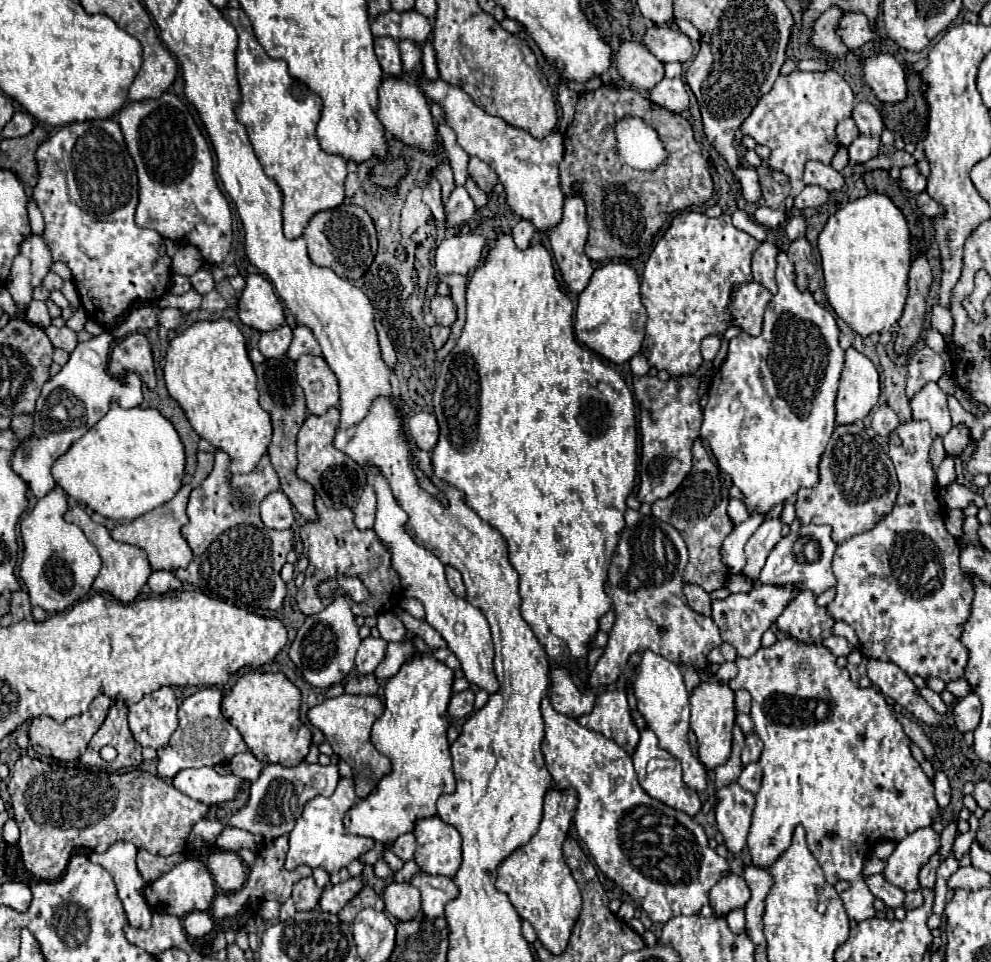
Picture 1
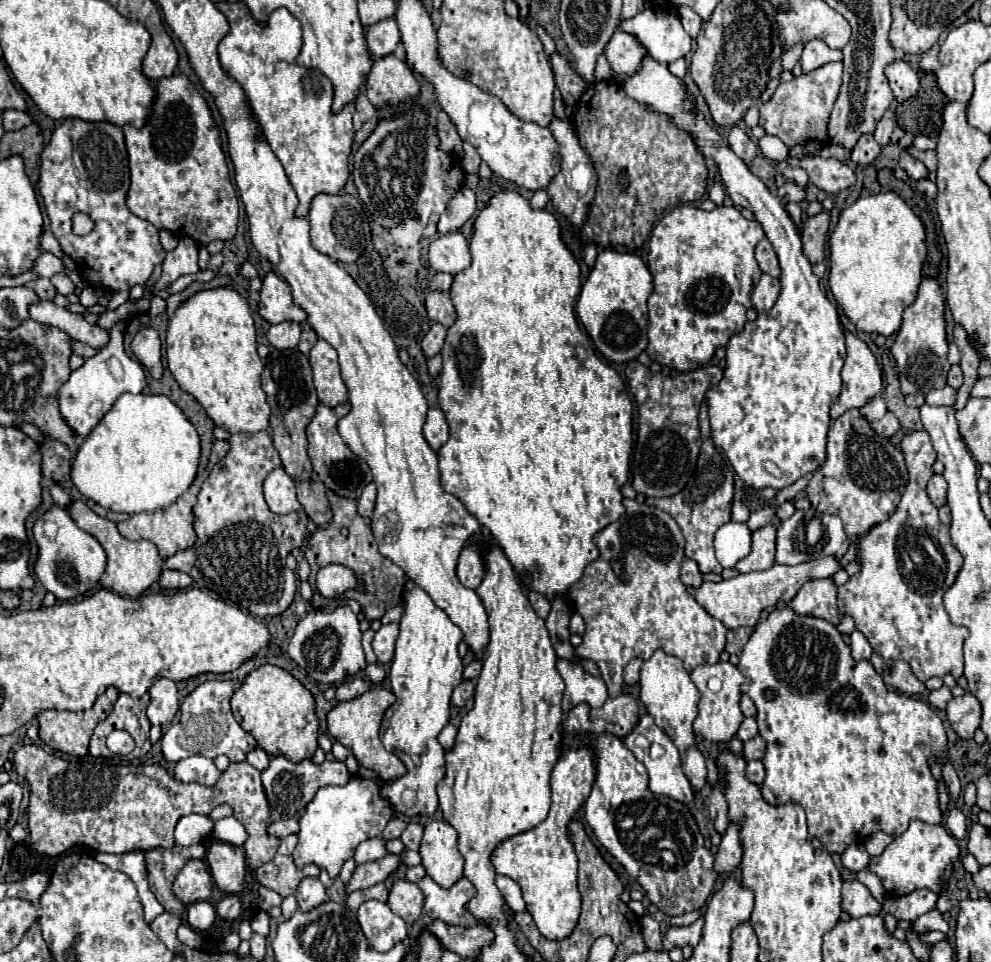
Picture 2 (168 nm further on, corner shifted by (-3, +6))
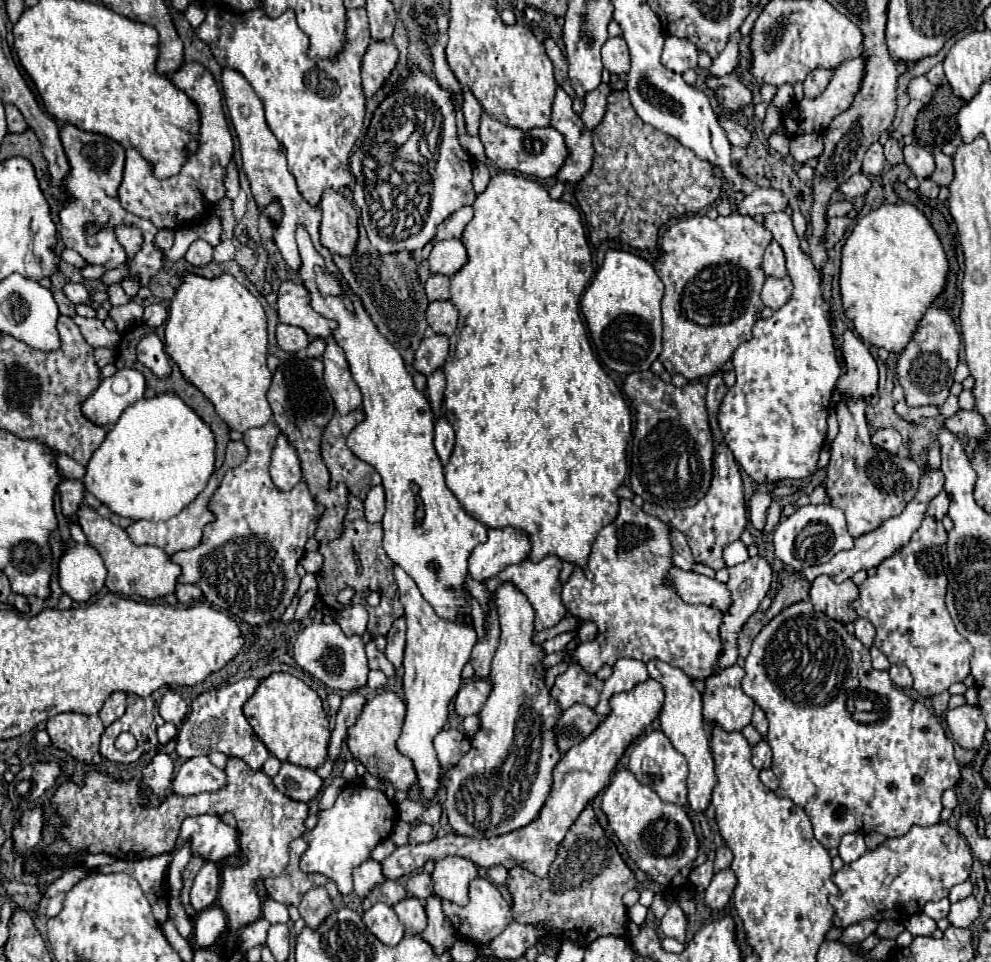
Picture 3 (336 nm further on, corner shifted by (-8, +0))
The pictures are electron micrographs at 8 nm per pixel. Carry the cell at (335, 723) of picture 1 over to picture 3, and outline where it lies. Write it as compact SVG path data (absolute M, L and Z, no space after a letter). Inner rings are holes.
M384 691L384 693L376 695L372 701L368 701L364 705L360 717L348 729L346 745L348 745L350 753L368 769L370 775L380 775L382 779L388 779L394 785L394 789L408 791L412 785L416 785L418 779L416 779L412 761L408 757L400 755L396 749L396 739L402 731L404 713L406 713L406 705L396 693Z

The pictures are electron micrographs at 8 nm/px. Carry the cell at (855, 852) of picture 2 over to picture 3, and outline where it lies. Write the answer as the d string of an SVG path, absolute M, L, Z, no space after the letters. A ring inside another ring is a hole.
M848 833L848 835L844 835L842 841L840 841L838 851L840 851L840 857L842 857L844 863L856 861L858 857L862 857L868 851L866 843L864 843L864 835L860 835L860 833Z

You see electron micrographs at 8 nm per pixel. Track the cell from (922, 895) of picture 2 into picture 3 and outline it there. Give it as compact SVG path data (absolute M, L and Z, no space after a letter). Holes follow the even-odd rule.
M940 899L940 901L928 901L926 905L924 905L924 913L928 915L928 917L932 917L934 921L938 921L938 919L942 919L942 917L946 917L948 915L948 899Z

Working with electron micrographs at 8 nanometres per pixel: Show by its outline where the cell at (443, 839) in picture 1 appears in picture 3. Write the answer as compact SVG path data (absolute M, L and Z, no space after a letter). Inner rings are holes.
M448 855L440 859L432 871L434 891L442 899L448 899L456 905L466 905L468 903L468 883L476 875L478 875L478 869L472 861L458 857L458 855Z

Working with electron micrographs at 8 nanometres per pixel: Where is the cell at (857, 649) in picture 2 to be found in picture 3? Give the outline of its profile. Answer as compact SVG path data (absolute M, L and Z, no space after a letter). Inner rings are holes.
M874 645L870 647L870 655L872 655L872 665L874 665L874 669L888 669L888 667L890 667L886 655L884 655L880 649L876 649Z

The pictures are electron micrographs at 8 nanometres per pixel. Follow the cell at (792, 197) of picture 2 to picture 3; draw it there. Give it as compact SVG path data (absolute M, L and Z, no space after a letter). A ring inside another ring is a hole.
M756 189L752 195L746 195L744 201L740 203L740 213L742 215L766 215L772 211L786 211L788 209L788 199L782 191L778 189Z

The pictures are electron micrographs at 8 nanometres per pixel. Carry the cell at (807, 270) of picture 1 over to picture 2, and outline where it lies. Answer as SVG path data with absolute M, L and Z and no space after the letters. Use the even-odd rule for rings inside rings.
M821 211L819 215L809 217L803 225L803 235L801 235L803 249L811 263L823 259L825 255L825 235L829 231L829 223L831 223L831 215L827 211Z

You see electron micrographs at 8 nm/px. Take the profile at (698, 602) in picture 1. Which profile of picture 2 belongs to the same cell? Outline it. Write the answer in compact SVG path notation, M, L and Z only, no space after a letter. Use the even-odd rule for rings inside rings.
M683 557L683 561L681 561L681 581L685 585L691 585L691 587L699 587L699 583L703 581L701 571L699 571L699 567L693 559Z

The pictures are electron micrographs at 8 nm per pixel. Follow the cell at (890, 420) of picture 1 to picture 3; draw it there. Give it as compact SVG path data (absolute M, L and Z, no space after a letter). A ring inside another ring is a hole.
M888 427L888 429L876 429L872 435L872 443L880 449L886 449L888 453L896 453L898 447L902 445L902 437L896 429Z

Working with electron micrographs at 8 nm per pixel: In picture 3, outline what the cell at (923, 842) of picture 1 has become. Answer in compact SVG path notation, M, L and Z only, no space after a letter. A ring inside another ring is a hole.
M936 823L932 827L914 825L906 835L886 839L878 849L866 851L860 859L834 873L832 881L840 889L840 897L834 899L834 925L848 927L862 919L908 919L920 913L928 901L948 897L954 885L968 879L970 869L970 845L956 829L948 823Z

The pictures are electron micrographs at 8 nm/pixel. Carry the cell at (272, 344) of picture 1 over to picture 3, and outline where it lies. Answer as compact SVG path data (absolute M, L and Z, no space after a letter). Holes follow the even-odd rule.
M278 325L276 339L278 339L278 347L288 353L296 353L310 343L304 329L292 327L292 325Z

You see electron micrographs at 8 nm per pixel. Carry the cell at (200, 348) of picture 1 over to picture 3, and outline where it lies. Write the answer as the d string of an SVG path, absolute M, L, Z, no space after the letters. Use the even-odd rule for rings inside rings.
M188 271L184 273L184 281L170 305L164 349L180 367L184 379L212 401L220 419L234 431L244 433L272 419L266 399L272 383L272 373L266 367L266 347L264 309L244 285L232 275L204 279Z

